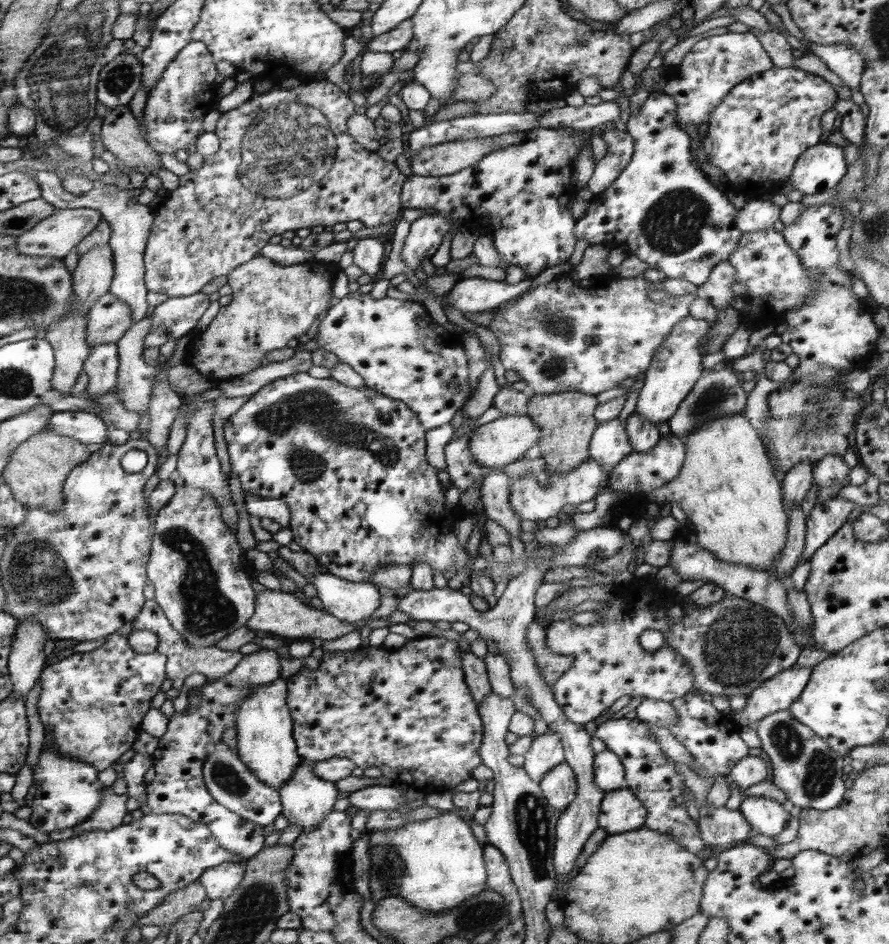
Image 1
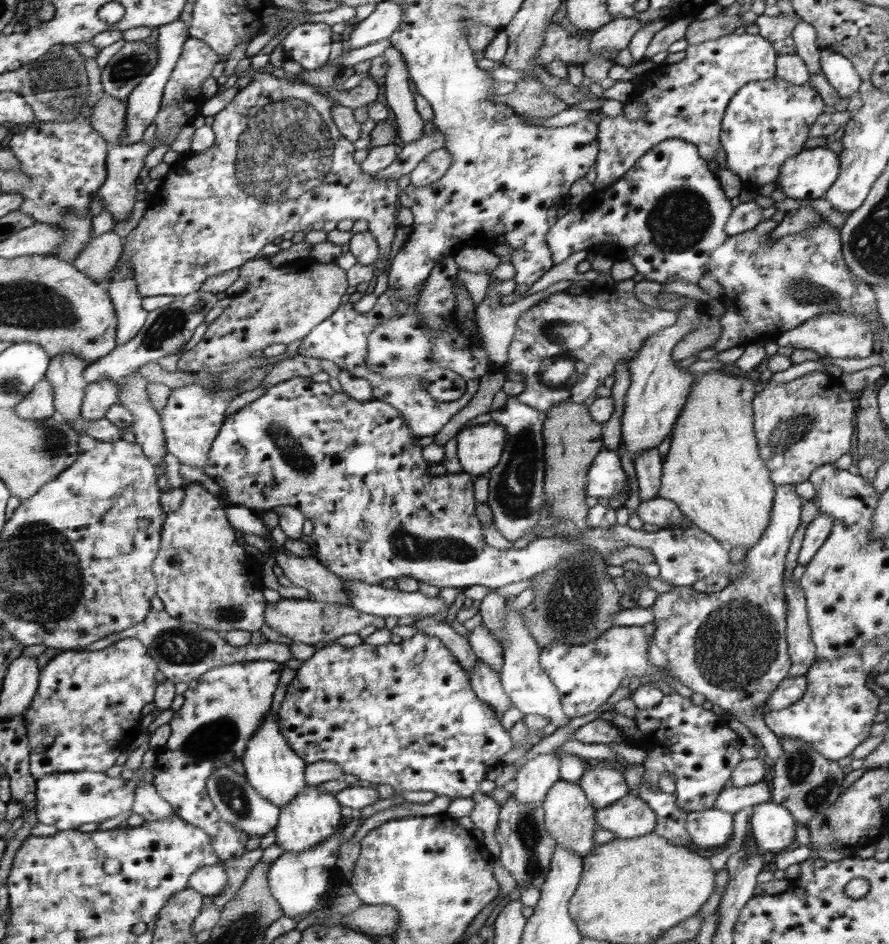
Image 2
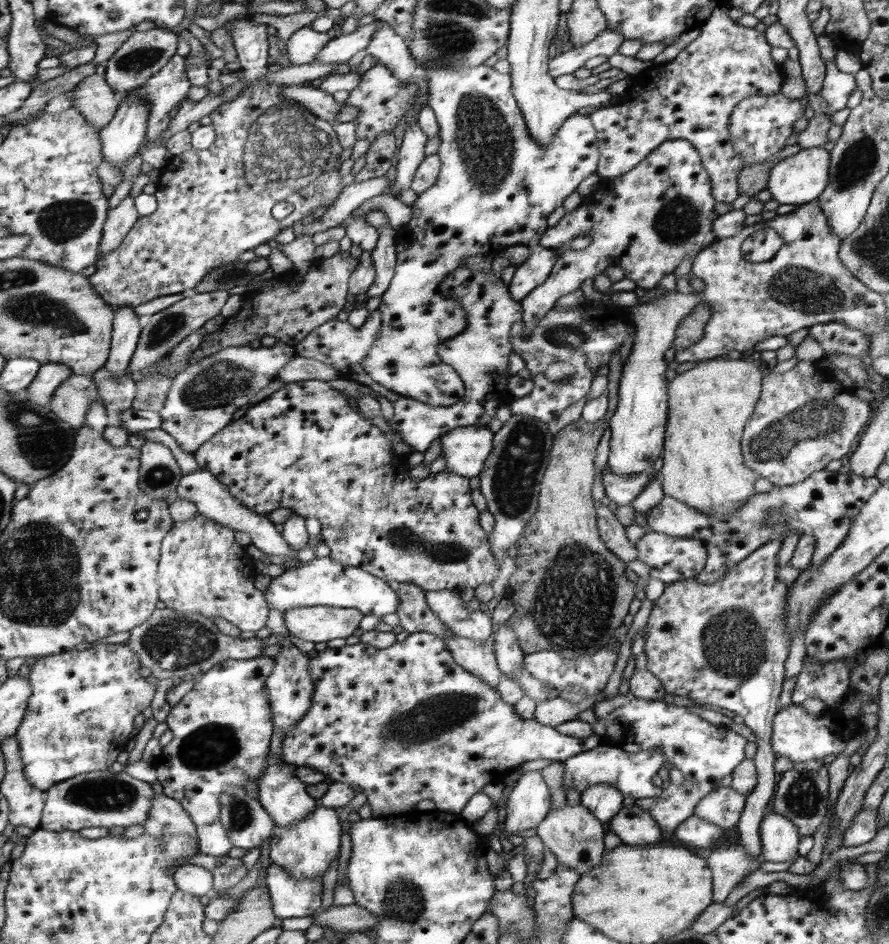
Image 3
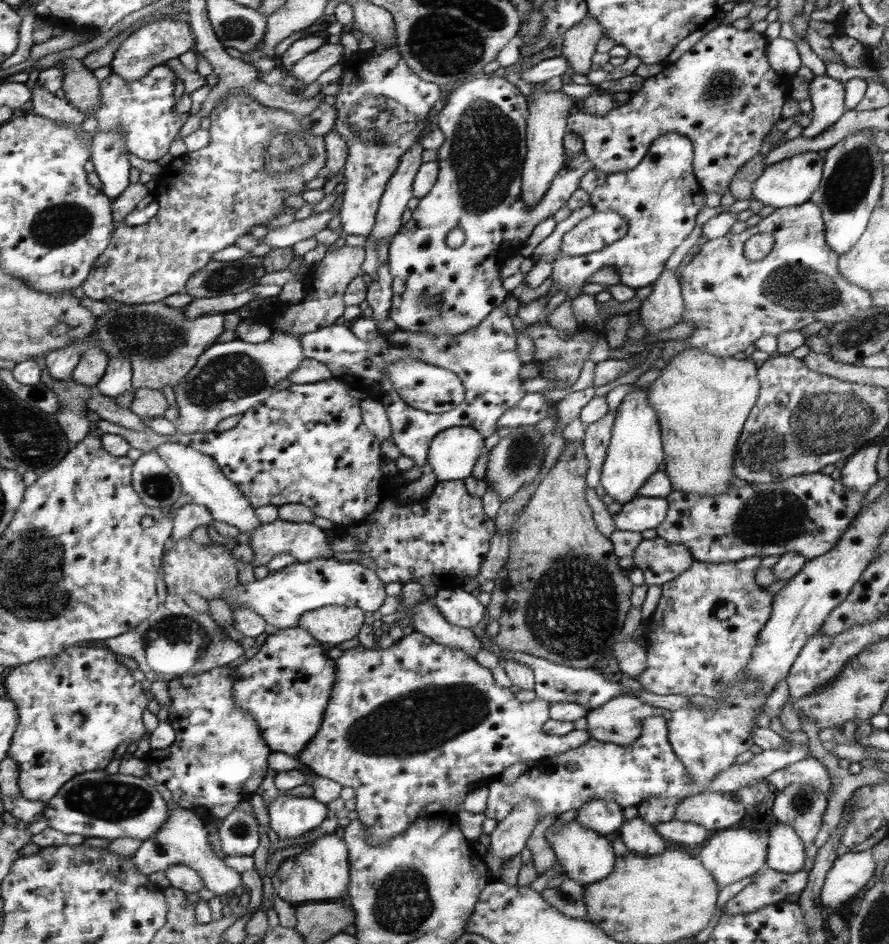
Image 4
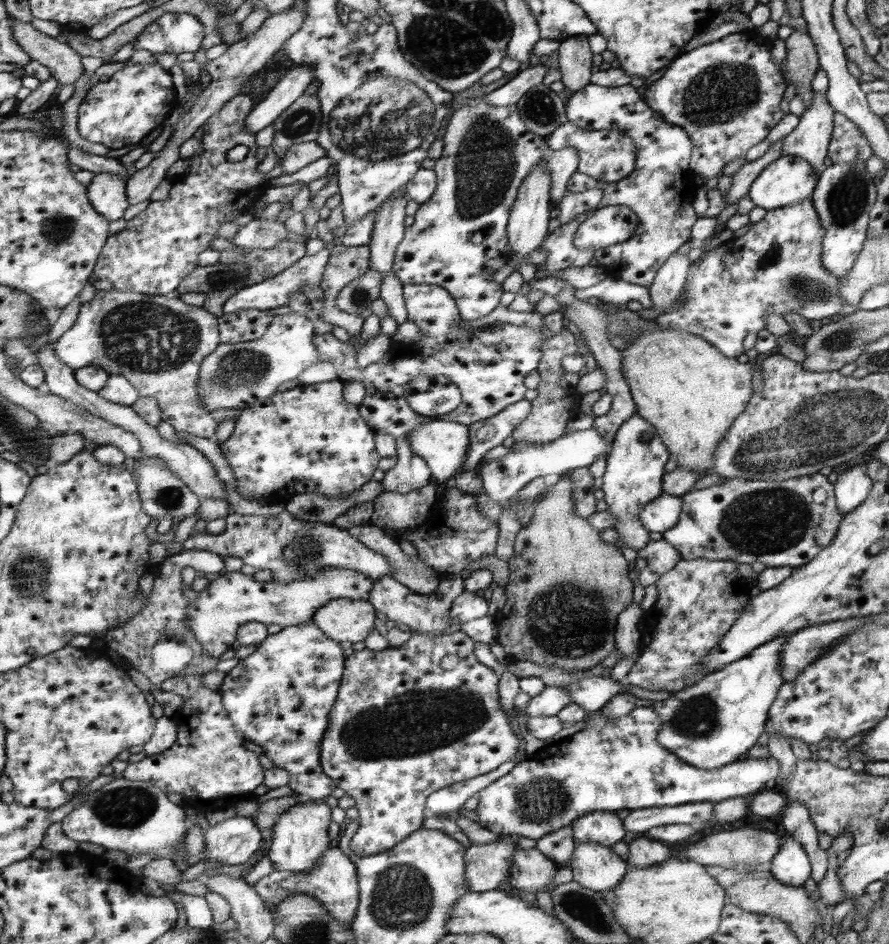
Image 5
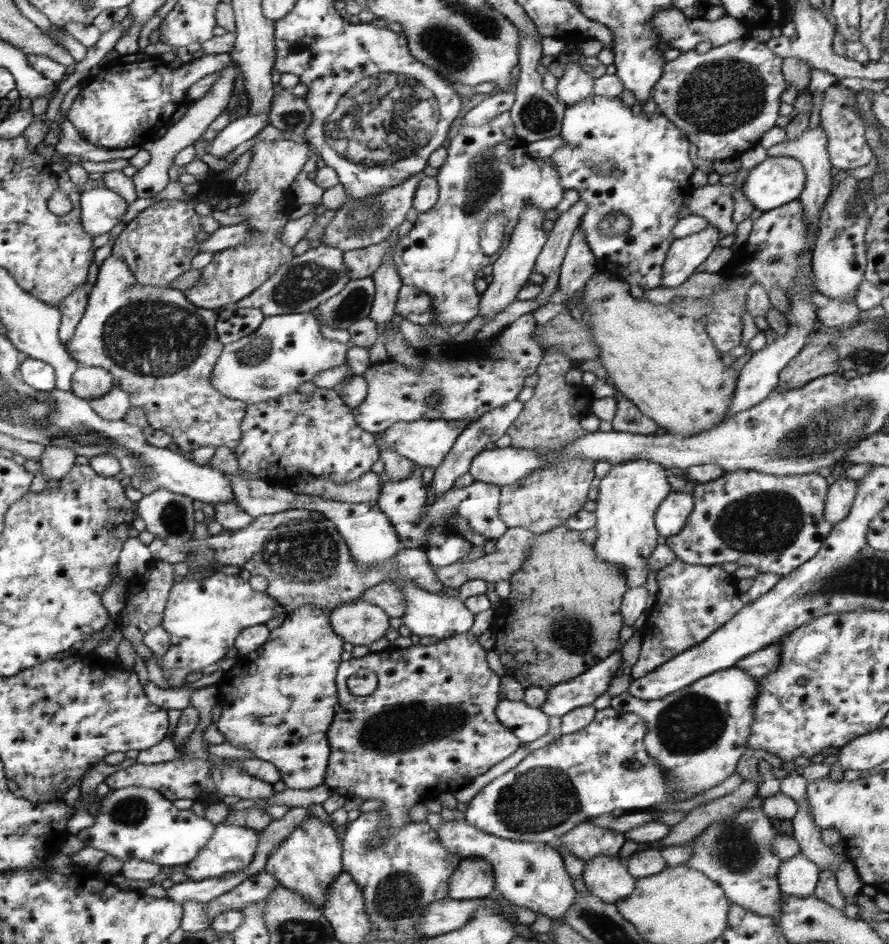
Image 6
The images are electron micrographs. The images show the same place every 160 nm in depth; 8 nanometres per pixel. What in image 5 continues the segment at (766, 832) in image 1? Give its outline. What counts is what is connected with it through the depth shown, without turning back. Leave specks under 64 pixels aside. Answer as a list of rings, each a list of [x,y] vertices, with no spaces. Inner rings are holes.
[[[786,837],[778,854],[772,858],[768,871],[780,884],[804,886],[811,878],[812,864],[804,848],[796,840]]]

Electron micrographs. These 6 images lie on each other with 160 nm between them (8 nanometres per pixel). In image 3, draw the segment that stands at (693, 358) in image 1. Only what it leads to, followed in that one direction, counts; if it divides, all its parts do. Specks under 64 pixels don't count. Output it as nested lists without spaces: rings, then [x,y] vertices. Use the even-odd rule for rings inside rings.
[[[676,290],[654,298],[649,304],[635,304],[628,308],[635,335],[632,350],[623,362],[618,405],[609,423],[612,436],[607,464],[613,473],[633,475],[652,472],[654,461],[661,455],[668,421],[668,381],[664,380],[667,361],[664,353],[672,347],[680,321],[700,301],[696,292],[685,294]]]

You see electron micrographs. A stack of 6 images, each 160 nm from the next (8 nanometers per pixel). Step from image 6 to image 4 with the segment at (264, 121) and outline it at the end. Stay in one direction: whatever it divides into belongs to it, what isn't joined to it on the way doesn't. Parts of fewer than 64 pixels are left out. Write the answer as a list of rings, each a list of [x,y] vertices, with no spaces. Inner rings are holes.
[[[326,42],[318,51],[311,52],[308,56],[298,60],[290,69],[290,75],[296,76],[304,84],[312,84],[318,80],[322,72],[326,72],[336,63],[344,62],[344,51],[345,46],[342,43]]]

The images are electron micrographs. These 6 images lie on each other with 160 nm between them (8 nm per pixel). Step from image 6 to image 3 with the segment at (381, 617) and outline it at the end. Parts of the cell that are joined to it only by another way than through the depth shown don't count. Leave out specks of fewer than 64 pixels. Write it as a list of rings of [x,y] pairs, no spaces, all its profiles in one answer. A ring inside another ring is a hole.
[[[311,606],[283,612],[284,624],[290,637],[308,646],[353,636],[362,618],[364,614],[355,608]]]

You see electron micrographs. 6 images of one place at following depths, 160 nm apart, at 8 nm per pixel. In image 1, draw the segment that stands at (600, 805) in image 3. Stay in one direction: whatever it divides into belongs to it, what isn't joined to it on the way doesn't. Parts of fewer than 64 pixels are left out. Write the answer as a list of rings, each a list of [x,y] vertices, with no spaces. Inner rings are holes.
[[[606,748],[595,755],[593,762],[594,782],[605,792],[618,790],[627,786],[625,768],[621,758]]]

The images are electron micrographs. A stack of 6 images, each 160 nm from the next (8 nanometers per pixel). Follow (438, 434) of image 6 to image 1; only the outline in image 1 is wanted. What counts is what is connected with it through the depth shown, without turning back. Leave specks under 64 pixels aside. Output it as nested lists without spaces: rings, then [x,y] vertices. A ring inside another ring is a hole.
[[[510,414],[510,416],[501,416],[493,422],[488,422],[488,424],[474,429],[474,433],[470,436],[469,447],[473,457],[483,467],[501,468],[516,462],[516,460],[521,460],[530,448],[539,444],[539,438],[538,427],[527,415]]]

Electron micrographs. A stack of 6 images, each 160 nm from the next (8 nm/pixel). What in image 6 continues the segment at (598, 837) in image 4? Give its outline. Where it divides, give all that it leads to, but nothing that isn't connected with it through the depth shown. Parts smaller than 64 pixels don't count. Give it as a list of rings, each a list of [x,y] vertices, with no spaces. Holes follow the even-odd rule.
[[[596,856],[585,864],[582,880],[588,893],[602,902],[617,904],[635,890],[636,879],[628,873],[626,864],[612,856]]]

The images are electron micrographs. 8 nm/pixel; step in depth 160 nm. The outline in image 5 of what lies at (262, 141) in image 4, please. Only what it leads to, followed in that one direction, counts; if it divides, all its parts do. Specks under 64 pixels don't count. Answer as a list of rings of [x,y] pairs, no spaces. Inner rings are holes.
[[[238,93],[228,102],[225,102],[221,110],[210,118],[202,126],[202,139],[204,152],[200,156],[192,157],[190,166],[181,174],[168,178],[172,183],[167,200],[151,201],[148,207],[127,222],[123,231],[109,235],[109,240],[97,260],[96,270],[93,271],[90,284],[95,290],[118,290],[120,292],[142,292],[148,296],[176,295],[177,288],[182,279],[185,279],[196,267],[200,265],[201,252],[211,248],[211,242],[217,238],[218,229],[222,224],[233,222],[238,214],[252,213],[255,201],[270,187],[270,179],[282,174],[275,170],[270,173],[262,173],[258,170],[258,158],[256,149],[256,134],[247,131],[245,121],[255,107],[254,98]],[[238,144],[244,144],[248,148],[248,154],[242,162],[230,162],[226,155],[228,151]]]

